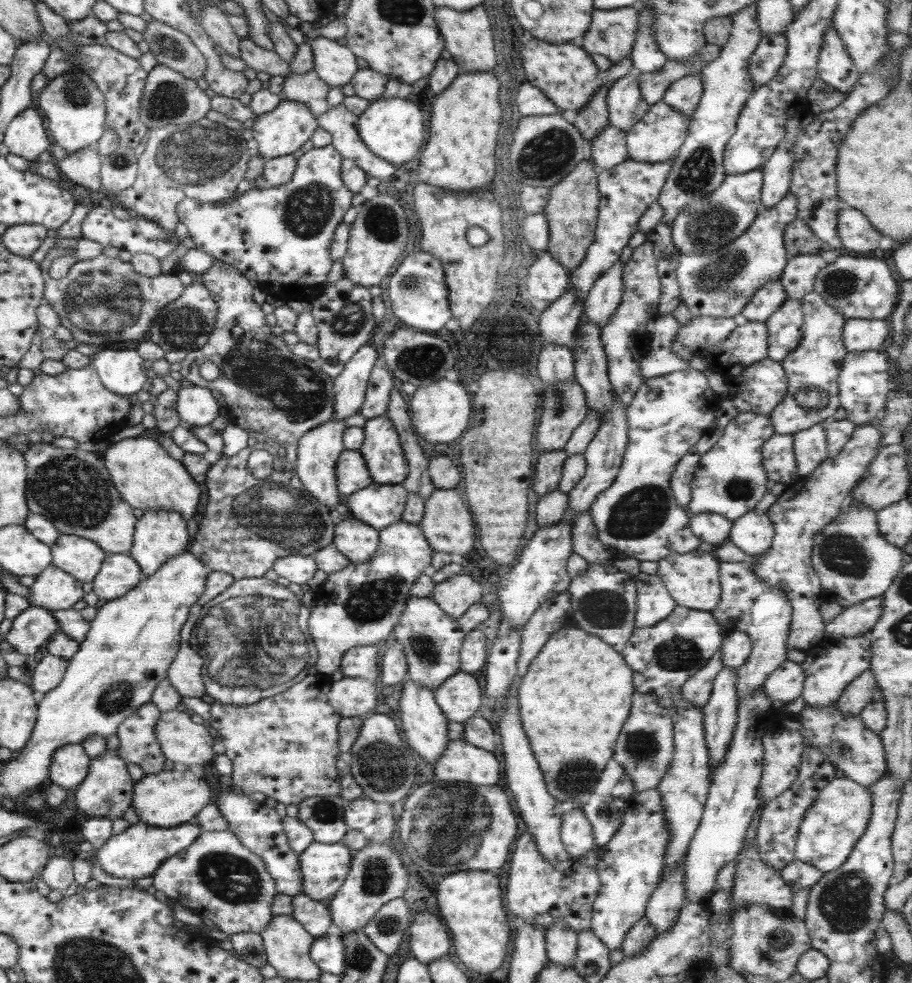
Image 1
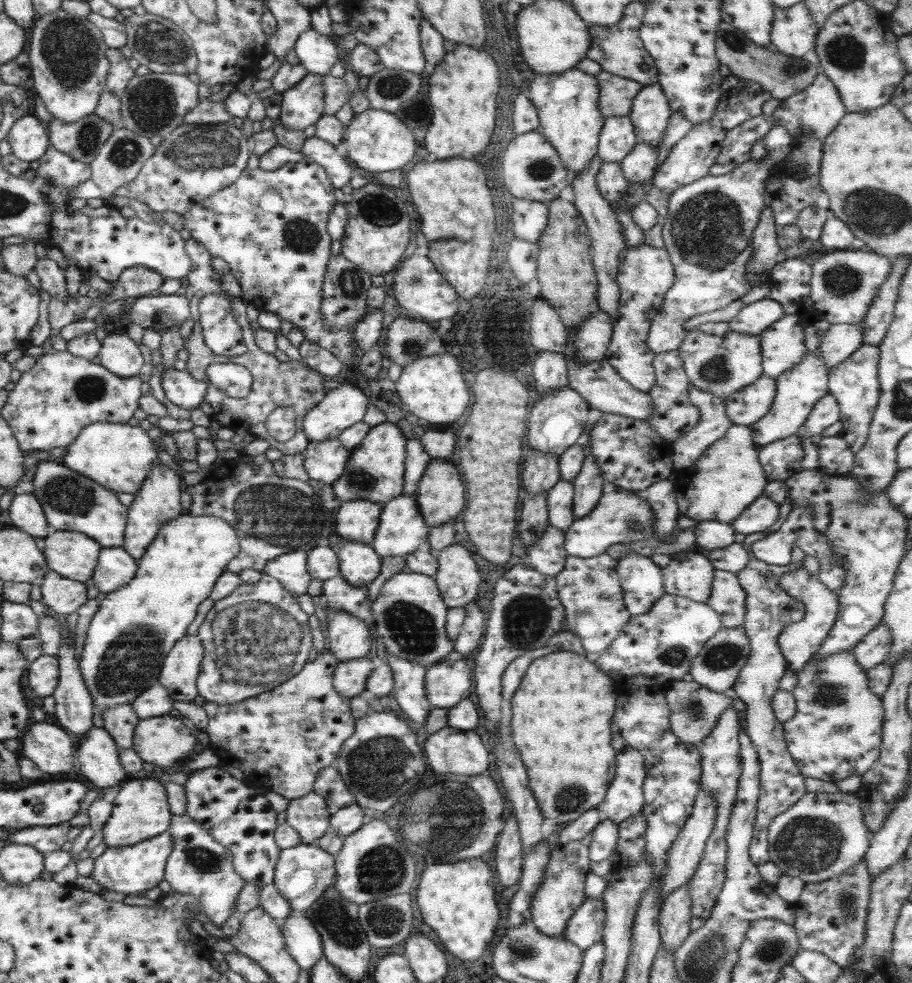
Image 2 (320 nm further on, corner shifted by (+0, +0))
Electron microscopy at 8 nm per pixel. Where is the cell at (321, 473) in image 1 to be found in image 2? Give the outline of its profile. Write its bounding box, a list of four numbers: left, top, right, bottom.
[302,383,367,441]

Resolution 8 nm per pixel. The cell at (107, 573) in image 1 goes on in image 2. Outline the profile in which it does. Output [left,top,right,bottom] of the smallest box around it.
[92,547,136,595]

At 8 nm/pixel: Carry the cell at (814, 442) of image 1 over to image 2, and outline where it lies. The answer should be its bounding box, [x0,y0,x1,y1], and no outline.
[796,392,840,438]

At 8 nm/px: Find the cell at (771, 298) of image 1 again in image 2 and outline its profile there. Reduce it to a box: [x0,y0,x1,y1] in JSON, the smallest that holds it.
[728,296,783,335]

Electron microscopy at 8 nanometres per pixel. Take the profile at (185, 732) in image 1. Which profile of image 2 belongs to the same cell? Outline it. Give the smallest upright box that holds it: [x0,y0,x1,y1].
[131,715,197,771]

